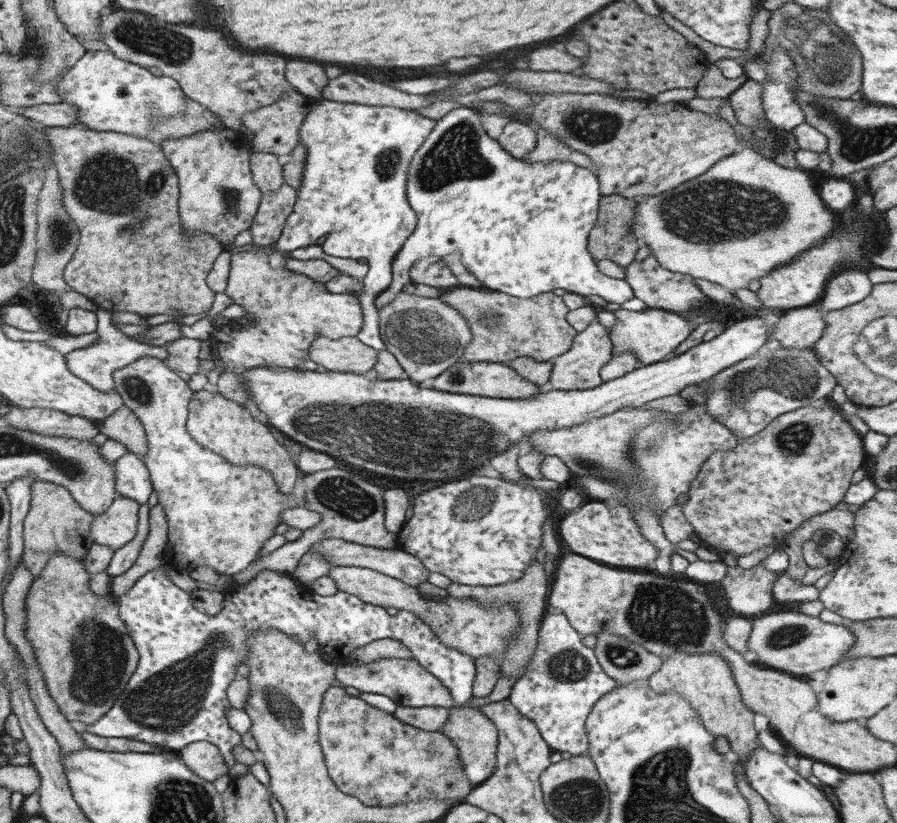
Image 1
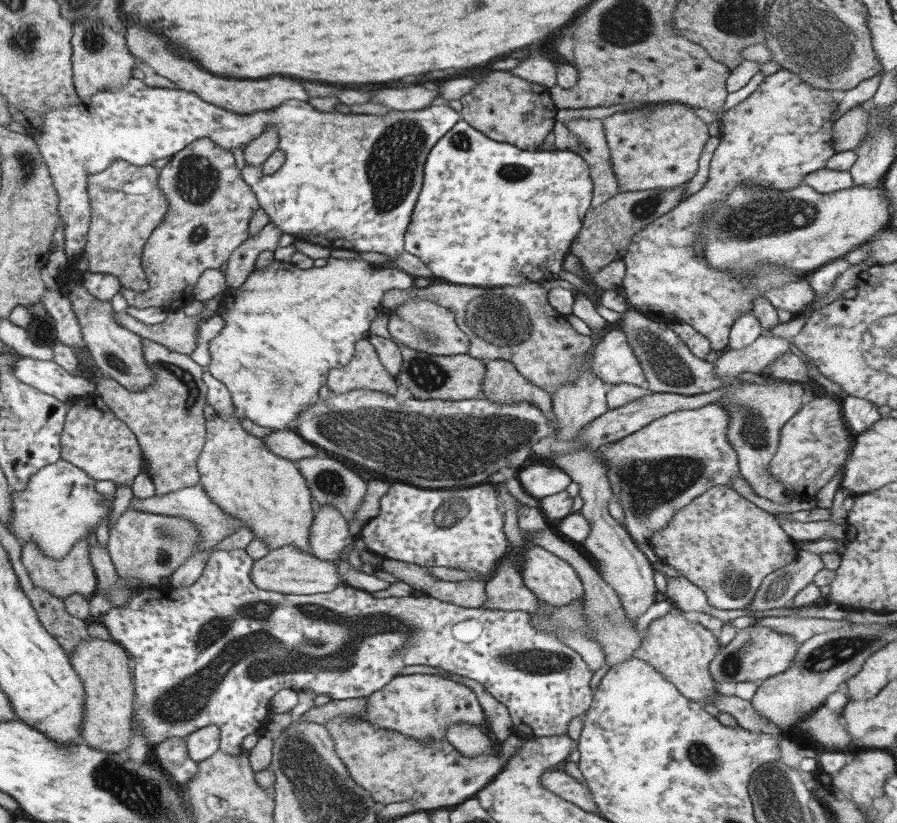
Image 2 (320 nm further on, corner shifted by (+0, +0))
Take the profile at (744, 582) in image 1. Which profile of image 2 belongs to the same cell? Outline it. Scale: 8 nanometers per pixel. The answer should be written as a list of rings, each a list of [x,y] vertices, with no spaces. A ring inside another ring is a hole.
[[[712,486],[709,490],[674,512],[669,522],[652,532],[646,550],[652,551],[665,564],[670,564],[683,577],[698,586],[709,606],[717,610],[746,608],[759,583],[767,574],[792,562],[797,548],[771,513],[741,497],[729,486]]]

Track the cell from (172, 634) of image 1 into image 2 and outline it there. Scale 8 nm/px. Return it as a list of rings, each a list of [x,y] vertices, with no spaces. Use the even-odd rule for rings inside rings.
[[[233,549],[233,550],[213,550],[211,554],[209,554],[208,559],[205,561],[203,565],[203,570],[201,574],[197,577],[197,580],[189,585],[187,588],[182,588],[181,590],[177,590],[176,588],[170,588],[167,585],[161,584],[159,587],[146,587],[146,588],[136,588],[132,595],[130,596],[130,600],[124,604],[124,606],[118,606],[118,608],[110,608],[105,614],[100,615],[100,622],[106,626],[106,629],[109,633],[109,639],[113,642],[117,642],[120,644],[122,649],[128,654],[128,657],[131,660],[131,668],[133,669],[133,685],[134,685],[134,696],[135,696],[135,708],[132,713],[132,721],[135,722],[135,728],[141,728],[143,730],[143,740],[146,742],[146,745],[149,749],[154,749],[155,745],[161,744],[161,742],[165,742],[165,740],[173,739],[173,737],[185,737],[193,731],[196,731],[199,728],[203,728],[207,725],[215,725],[217,729],[220,730],[219,737],[219,745],[218,749],[221,752],[225,752],[225,754],[229,754],[229,756],[241,756],[243,754],[243,749],[241,749],[241,740],[243,740],[244,736],[248,734],[253,734],[255,732],[263,730],[265,726],[265,721],[267,720],[267,715],[270,712],[269,710],[269,700],[277,690],[281,690],[281,688],[291,688],[293,690],[312,690],[313,694],[326,694],[329,698],[333,700],[345,700],[345,699],[361,699],[365,698],[375,692],[377,692],[381,687],[385,687],[390,680],[400,671],[405,668],[405,666],[411,666],[412,664],[421,664],[421,666],[431,666],[433,668],[442,668],[447,672],[452,672],[453,674],[457,674],[459,676],[463,676],[465,678],[471,678],[471,680],[475,680],[475,682],[479,682],[497,702],[500,702],[507,708],[508,714],[511,718],[512,722],[512,732],[518,734],[524,738],[530,737],[539,737],[539,736],[559,736],[566,734],[567,723],[574,716],[583,715],[586,710],[589,708],[589,705],[592,703],[592,694],[593,690],[589,688],[589,679],[591,678],[592,673],[588,669],[588,665],[585,664],[585,661],[577,654],[572,648],[569,648],[567,645],[564,645],[561,641],[557,640],[555,637],[555,633],[550,632],[549,630],[544,630],[544,628],[534,628],[532,626],[532,621],[530,620],[530,615],[527,612],[523,612],[522,610],[497,610],[495,608],[461,608],[455,604],[447,603],[441,600],[437,600],[427,594],[424,593],[414,593],[411,595],[403,596],[403,597],[386,597],[386,598],[375,598],[372,595],[369,595],[368,592],[350,587],[349,585],[337,585],[331,592],[324,593],[315,593],[308,595],[291,595],[291,594],[281,594],[278,592],[271,592],[267,590],[258,589],[251,581],[250,581],[250,568],[253,564],[253,559],[249,558],[247,552],[243,549]]]

